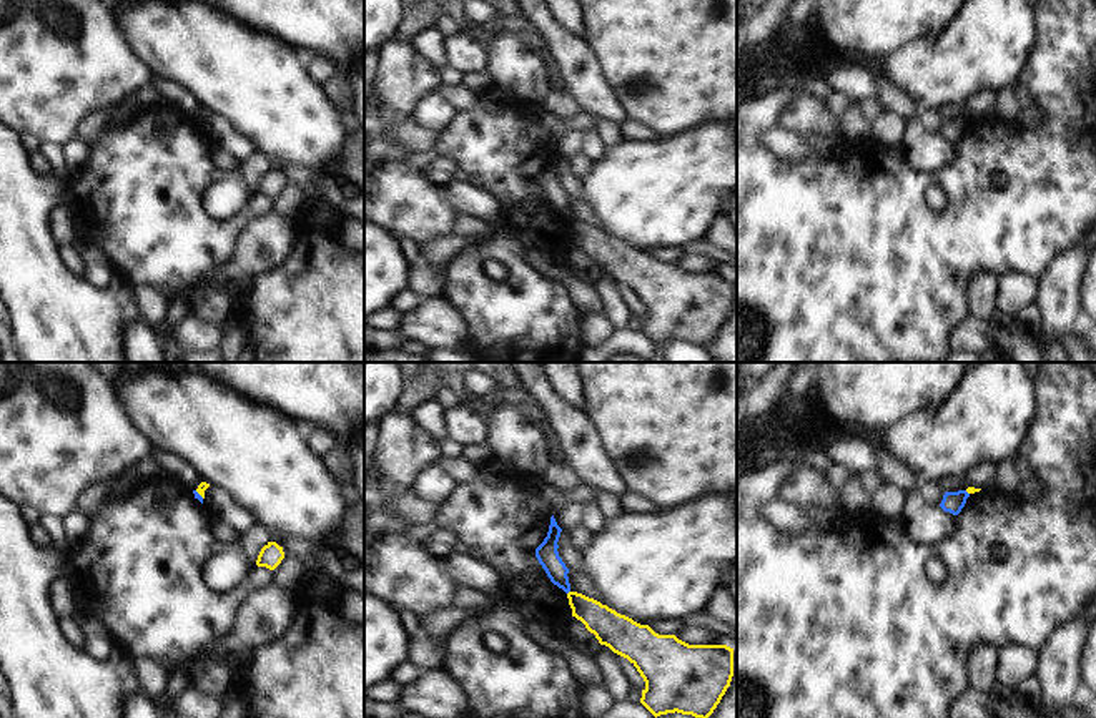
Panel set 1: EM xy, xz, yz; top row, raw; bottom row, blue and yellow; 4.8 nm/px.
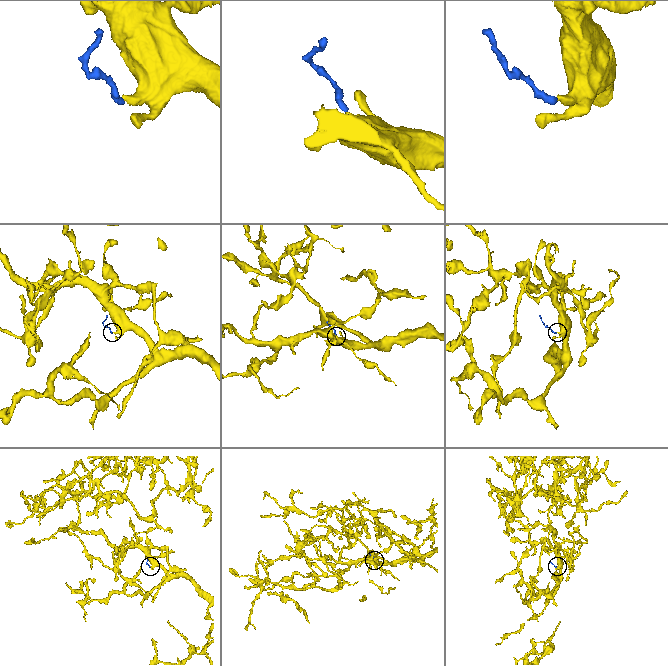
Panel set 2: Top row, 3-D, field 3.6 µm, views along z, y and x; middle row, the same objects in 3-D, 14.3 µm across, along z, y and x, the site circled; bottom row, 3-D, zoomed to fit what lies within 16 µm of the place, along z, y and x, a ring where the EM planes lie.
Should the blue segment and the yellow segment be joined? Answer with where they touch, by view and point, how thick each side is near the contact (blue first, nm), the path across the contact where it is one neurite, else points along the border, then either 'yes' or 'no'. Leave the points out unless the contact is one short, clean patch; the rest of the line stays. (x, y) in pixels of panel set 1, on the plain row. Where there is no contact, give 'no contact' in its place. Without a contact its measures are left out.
meets blue in xy at (198, 122); 30 nm thick on the blue side, 50 nm on the other; border along xy (195, 118), (203, 125); no

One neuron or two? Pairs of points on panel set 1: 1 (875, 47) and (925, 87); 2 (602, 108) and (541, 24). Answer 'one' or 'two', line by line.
1: two
2: one

